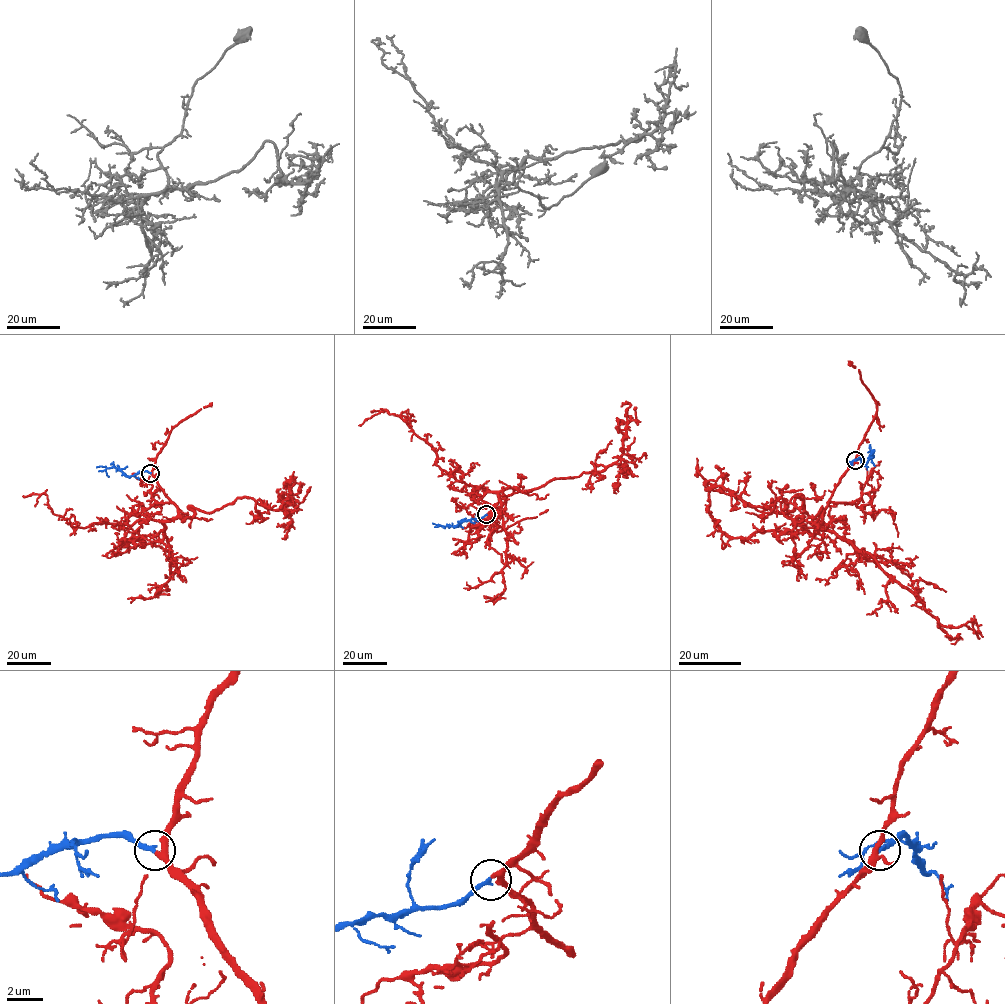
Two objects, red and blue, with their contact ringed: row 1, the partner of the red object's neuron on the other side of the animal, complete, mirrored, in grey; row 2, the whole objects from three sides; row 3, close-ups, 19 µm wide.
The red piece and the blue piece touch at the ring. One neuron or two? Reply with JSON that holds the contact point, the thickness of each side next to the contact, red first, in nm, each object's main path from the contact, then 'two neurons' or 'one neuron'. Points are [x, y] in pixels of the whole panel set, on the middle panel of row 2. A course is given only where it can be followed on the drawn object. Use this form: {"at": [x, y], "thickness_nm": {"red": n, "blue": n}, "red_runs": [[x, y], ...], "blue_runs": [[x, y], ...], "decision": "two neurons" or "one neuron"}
{"at": [486, 514], "thickness_nm": {"red": 280, "blue": 240}, "red_runs": [[487, 514], [514, 489], [488, 492], [458, 482], [436, 464], [436, 451], [403, 420], [387, 410], [359, 425]], "blue_runs": [[486, 514], [455, 526], [432, 523]], "decision": "one neuron"}

